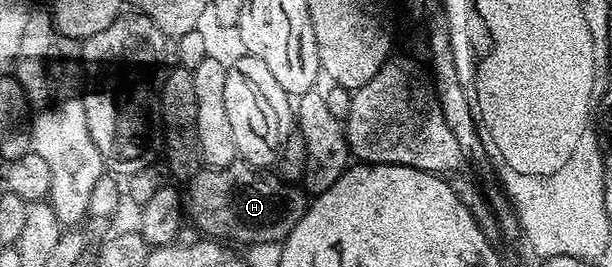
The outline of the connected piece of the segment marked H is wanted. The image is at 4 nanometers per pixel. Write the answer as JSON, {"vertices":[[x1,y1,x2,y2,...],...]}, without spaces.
{"vertices":[[238,162,222,168,206,167,188,181,187,216,193,219,195,227,209,238,220,238,225,242,238,240,242,246,259,242,281,242,295,230,299,218,303,218,307,207,306,193,296,183,282,180,276,171,254,168,252,164]]}

